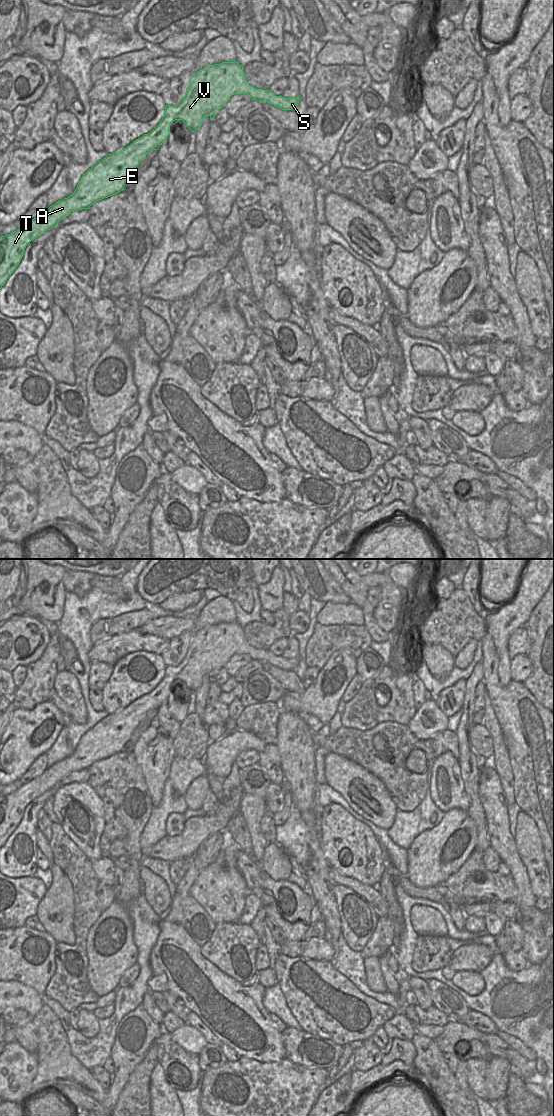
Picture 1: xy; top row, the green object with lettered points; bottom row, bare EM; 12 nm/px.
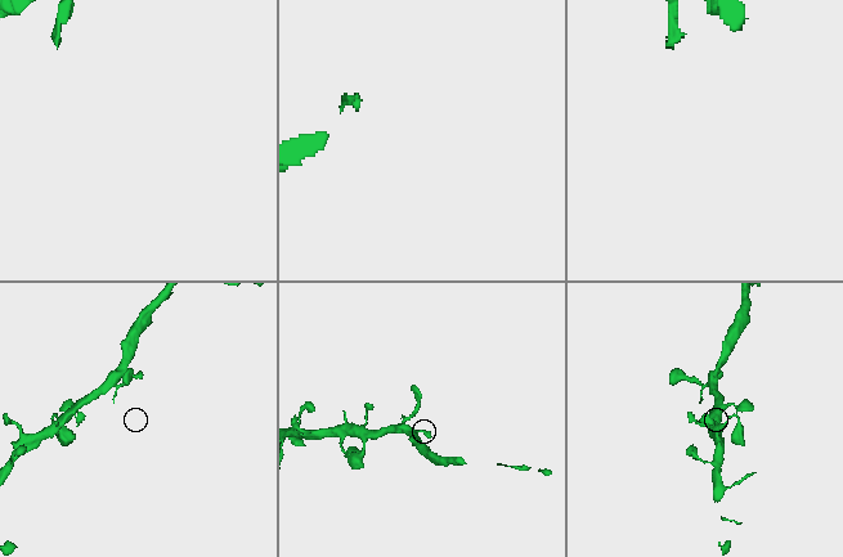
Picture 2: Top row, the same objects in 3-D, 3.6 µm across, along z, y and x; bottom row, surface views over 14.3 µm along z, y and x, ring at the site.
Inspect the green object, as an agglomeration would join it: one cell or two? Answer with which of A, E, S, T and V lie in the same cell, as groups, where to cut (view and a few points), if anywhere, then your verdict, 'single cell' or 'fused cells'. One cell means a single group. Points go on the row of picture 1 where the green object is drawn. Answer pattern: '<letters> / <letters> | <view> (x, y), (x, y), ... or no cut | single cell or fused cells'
A E S T V | no cut | single cell

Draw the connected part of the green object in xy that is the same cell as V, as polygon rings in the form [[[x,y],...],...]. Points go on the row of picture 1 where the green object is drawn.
[[[236,61],[222,62],[199,70],[191,78],[183,100],[177,106],[166,105],[164,117],[150,133],[124,149],[108,154],[81,177],[72,195],[56,202],[16,231],[0,237],[0,289],[19,265],[31,241],[56,227],[71,212],[89,209],[96,201],[123,191],[147,153],[158,150],[167,140],[170,125],[175,120],[182,120],[195,132],[201,127],[205,116],[214,119],[232,95],[241,93],[282,110],[293,110],[300,101],[299,96],[284,98],[276,96],[269,89],[256,89],[249,85],[243,67]]]

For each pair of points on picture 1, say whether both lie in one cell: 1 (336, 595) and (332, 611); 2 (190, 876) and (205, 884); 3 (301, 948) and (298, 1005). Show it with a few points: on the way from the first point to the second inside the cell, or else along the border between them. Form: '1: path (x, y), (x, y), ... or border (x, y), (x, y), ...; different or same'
1: border (326, 602), (350, 603); different
2: border (200, 871), (189, 892); different
3: border (279, 952), (288, 956), (303, 956), (324, 961); different

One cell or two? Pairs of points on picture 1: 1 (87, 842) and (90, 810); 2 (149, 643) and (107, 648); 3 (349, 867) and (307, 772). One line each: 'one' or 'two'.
1: one
2: one
3: two

